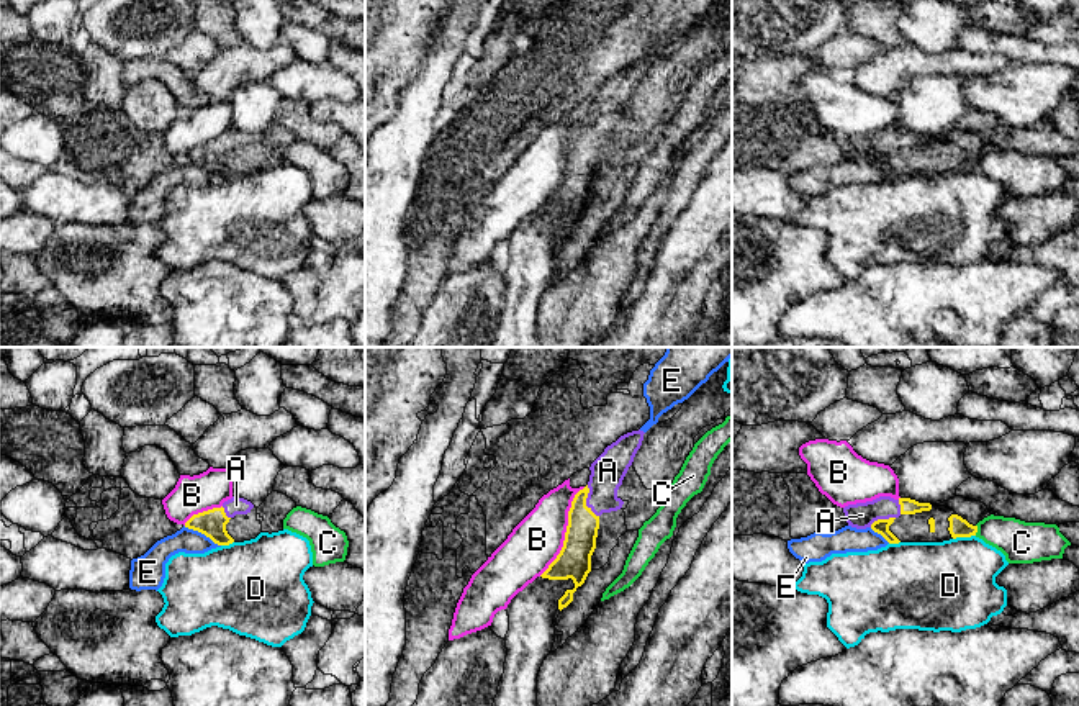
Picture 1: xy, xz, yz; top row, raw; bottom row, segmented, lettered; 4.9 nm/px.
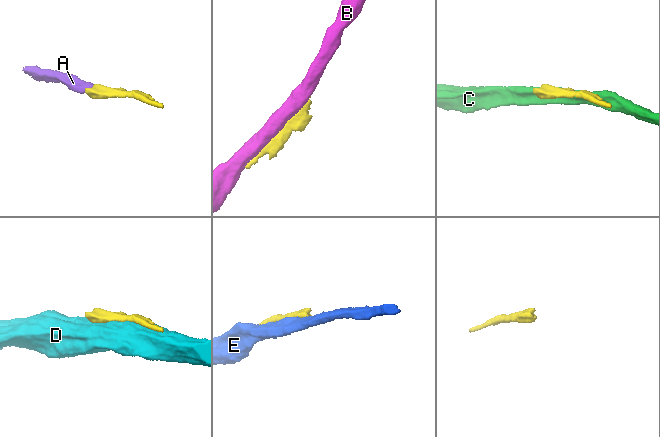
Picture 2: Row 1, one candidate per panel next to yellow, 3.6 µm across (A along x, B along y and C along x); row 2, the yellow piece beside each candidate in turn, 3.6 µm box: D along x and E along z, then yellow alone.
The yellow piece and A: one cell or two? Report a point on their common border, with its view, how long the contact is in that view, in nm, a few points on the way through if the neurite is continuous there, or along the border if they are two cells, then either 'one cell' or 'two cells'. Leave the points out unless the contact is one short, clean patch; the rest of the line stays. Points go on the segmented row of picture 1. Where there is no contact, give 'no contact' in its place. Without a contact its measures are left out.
meets yellow in xz at (585, 502); contact 170 nm long; runs through xz (580, 539), (585, 502), (604, 482), (608, 470); one cell

